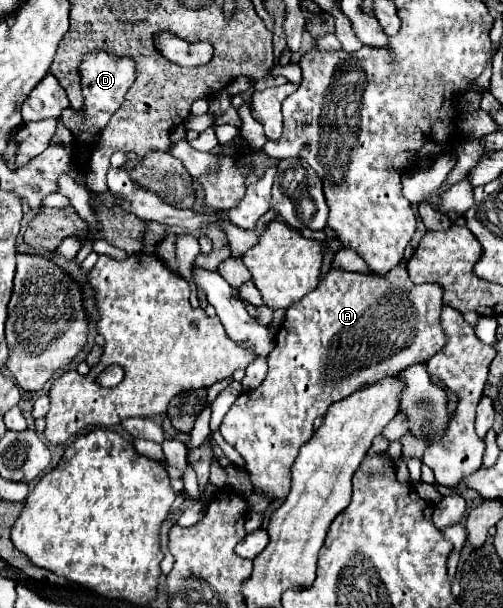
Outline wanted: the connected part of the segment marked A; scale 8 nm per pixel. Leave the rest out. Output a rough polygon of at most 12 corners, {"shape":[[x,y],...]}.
{"shape":[[330,268],[220,434],[286,498],[314,418],[446,346],[442,288]]}

